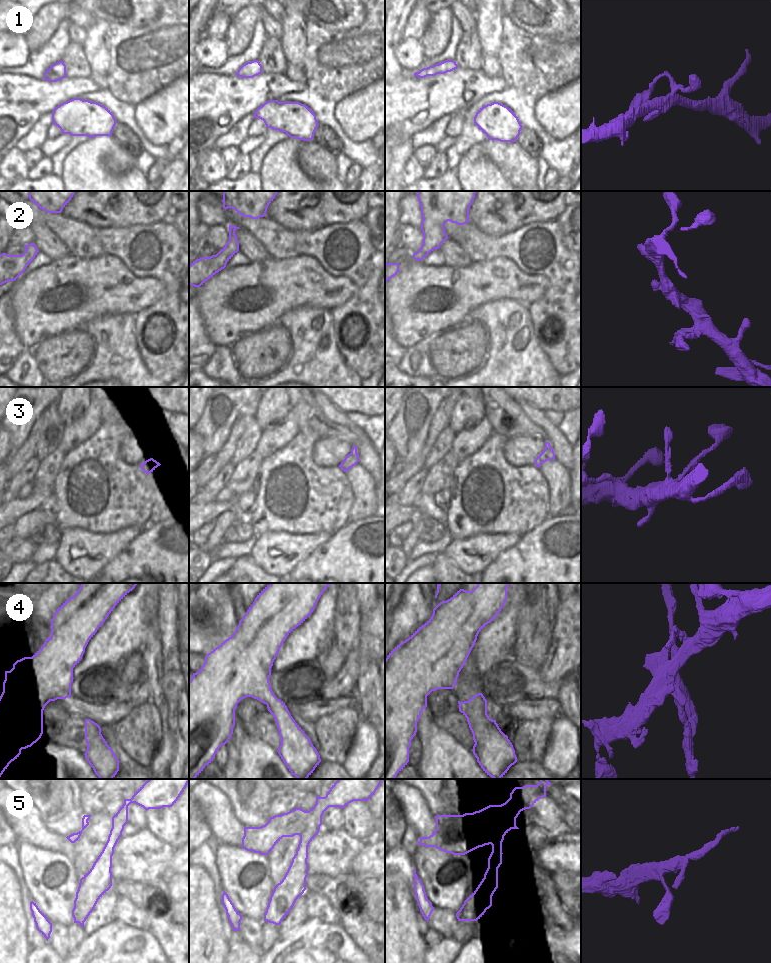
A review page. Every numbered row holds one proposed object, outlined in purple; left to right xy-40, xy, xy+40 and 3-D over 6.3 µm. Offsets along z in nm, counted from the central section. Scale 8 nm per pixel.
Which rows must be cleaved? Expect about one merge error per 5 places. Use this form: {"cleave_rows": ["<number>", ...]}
{"cleave_rows": ["4"]}

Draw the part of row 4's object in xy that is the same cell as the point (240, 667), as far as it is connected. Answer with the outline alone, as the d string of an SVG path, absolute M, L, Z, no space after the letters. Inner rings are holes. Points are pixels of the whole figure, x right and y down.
M269 583L257 595L253 604L249 607L243 618L239 621L235 632L205 656L205 662L203 666L196 673L193 673L193 676L189 681L189 779L195 779L203 771L205 766L213 761L217 750L229 741L235 726L235 710L237 708L237 704L242 699L246 697L252 697L266 705L269 704L269 698L273 695L271 684L269 682L271 668L283 642L296 627L301 625L311 615L319 598L331 584L332 583Z

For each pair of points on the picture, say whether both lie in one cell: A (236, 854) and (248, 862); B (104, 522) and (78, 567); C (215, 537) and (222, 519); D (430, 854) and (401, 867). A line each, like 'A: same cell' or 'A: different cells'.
A: same cell
B: different cells
C: same cell
D: different cells

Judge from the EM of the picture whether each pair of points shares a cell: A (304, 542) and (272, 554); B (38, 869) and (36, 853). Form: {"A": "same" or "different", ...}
{"A": "same", "B": "different"}

